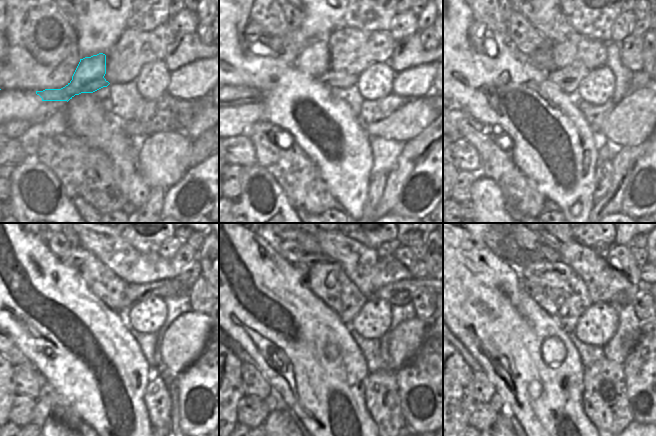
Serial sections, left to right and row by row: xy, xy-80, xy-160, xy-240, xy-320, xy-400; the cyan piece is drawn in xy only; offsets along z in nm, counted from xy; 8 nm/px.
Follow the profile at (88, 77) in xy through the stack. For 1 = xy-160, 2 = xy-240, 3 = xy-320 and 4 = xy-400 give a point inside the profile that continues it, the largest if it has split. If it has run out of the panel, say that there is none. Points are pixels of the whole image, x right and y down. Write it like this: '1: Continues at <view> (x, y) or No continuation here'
1: Continues at xy-160 (568, 79)
2: Continues at xy-240 (135, 292)
3: Continues at xy-320 (400, 293)
4: Continues at xy-400 (623, 298)

